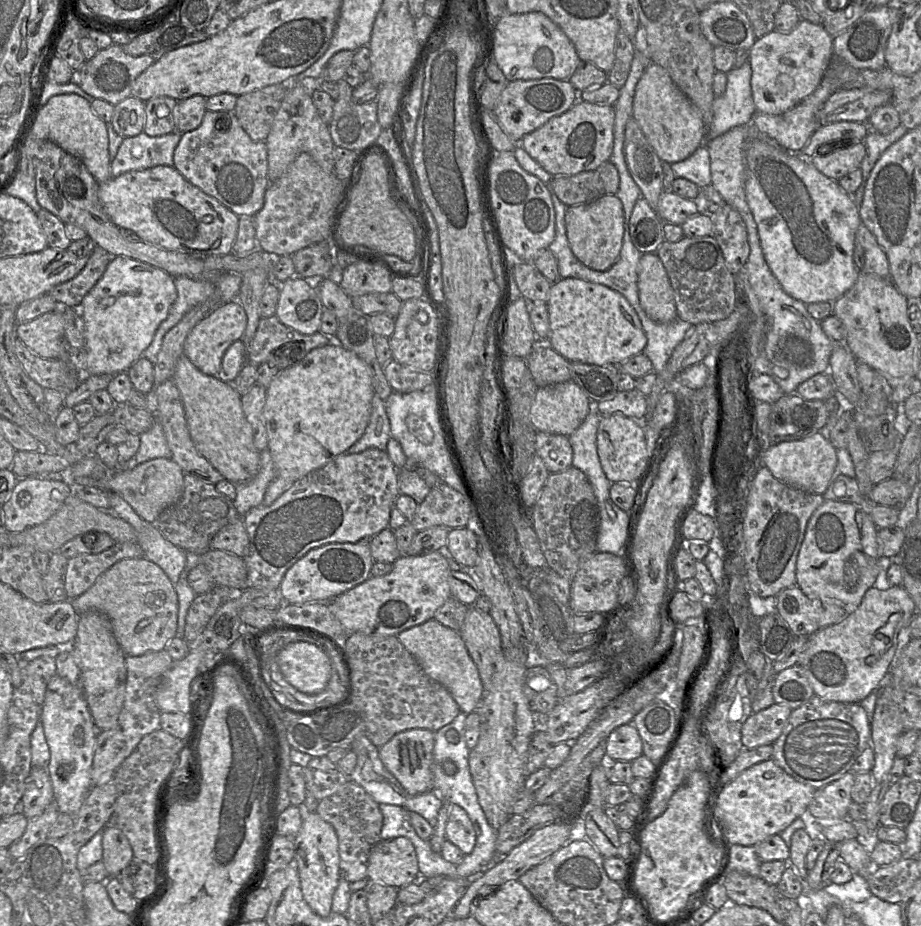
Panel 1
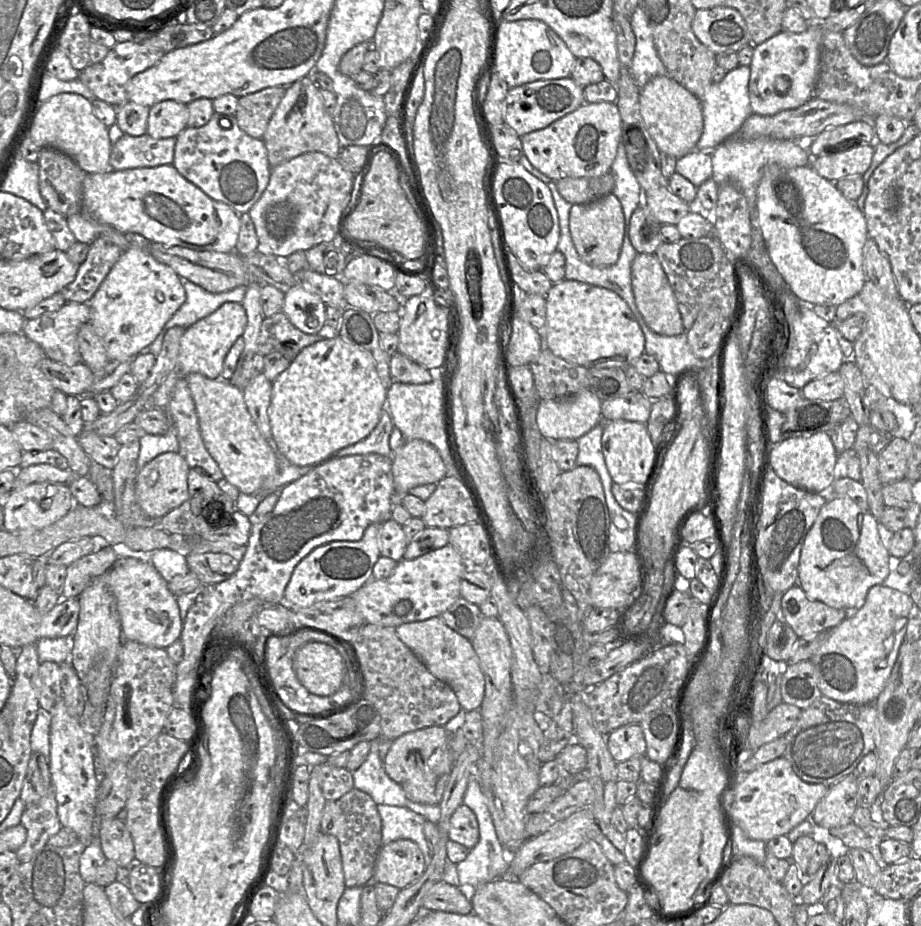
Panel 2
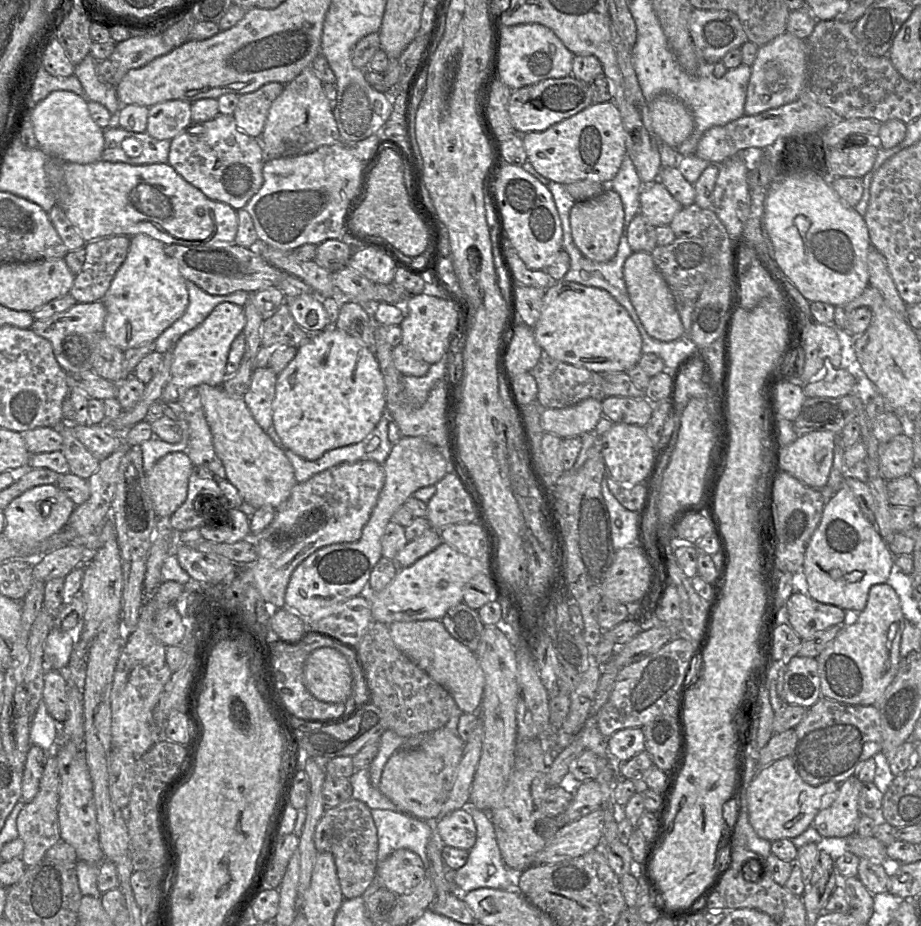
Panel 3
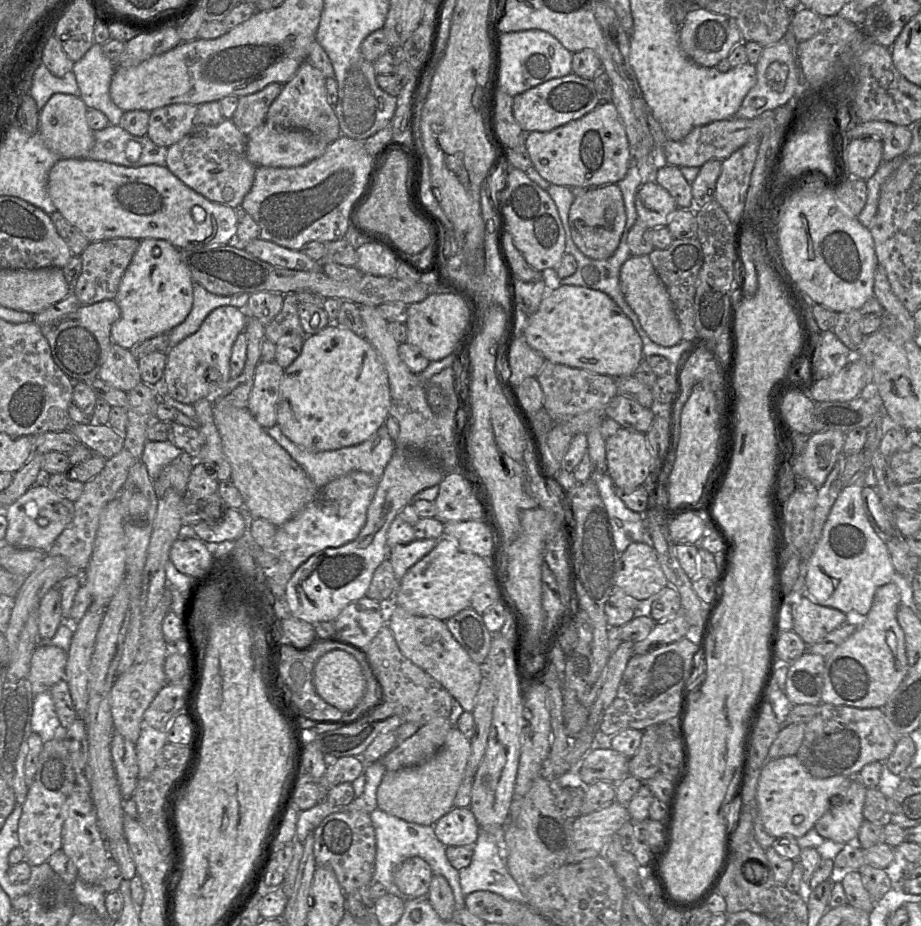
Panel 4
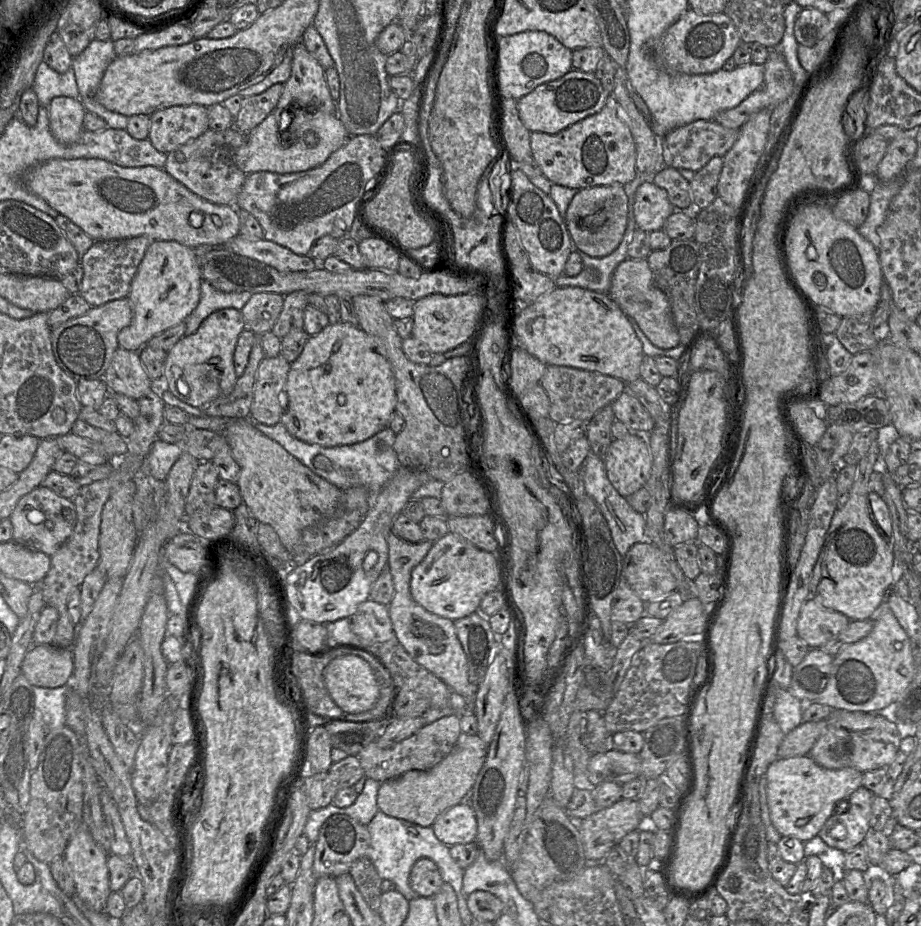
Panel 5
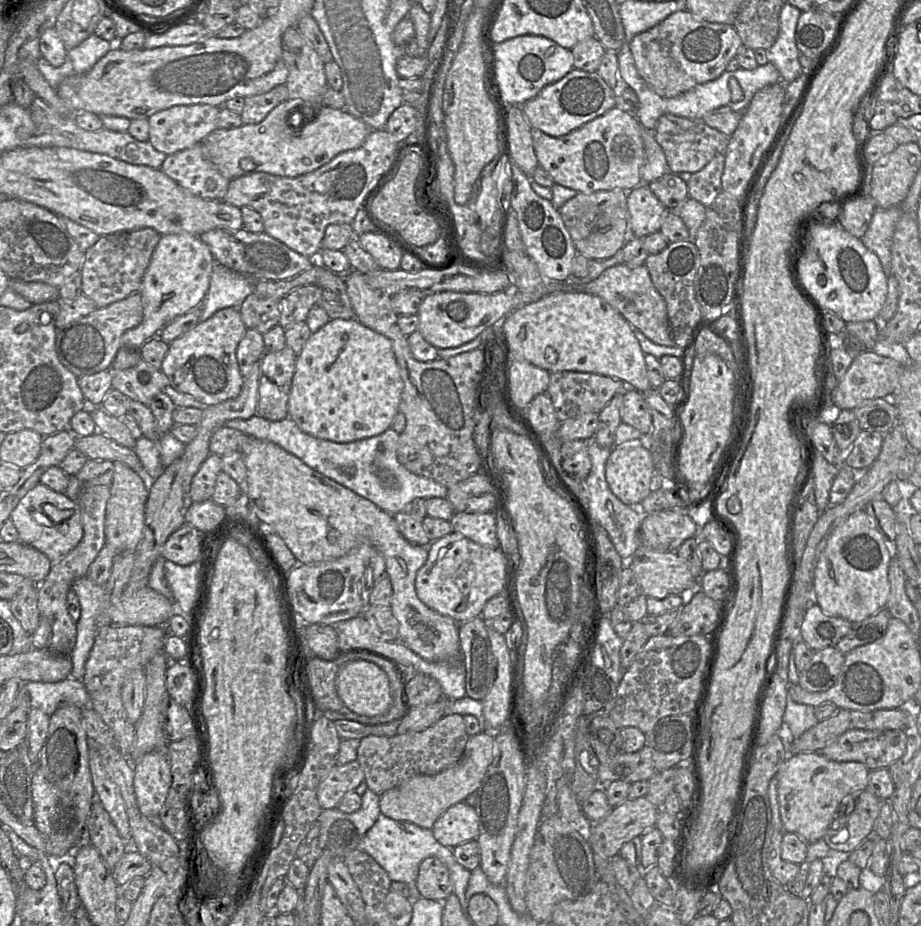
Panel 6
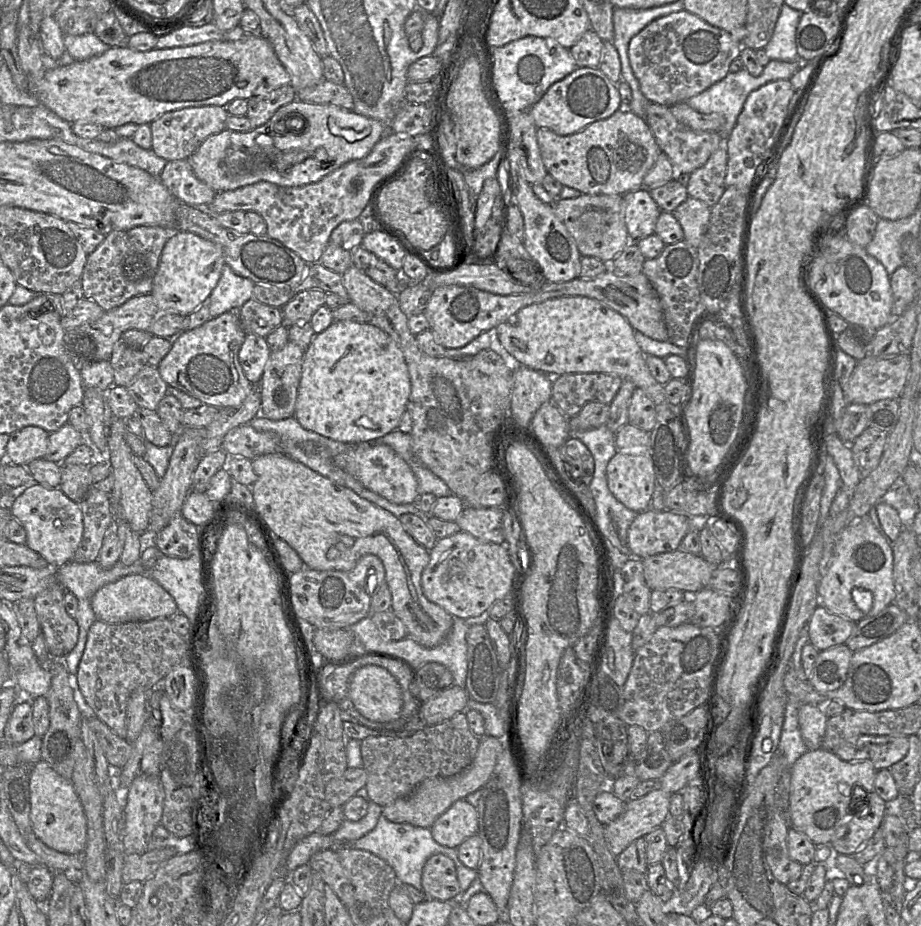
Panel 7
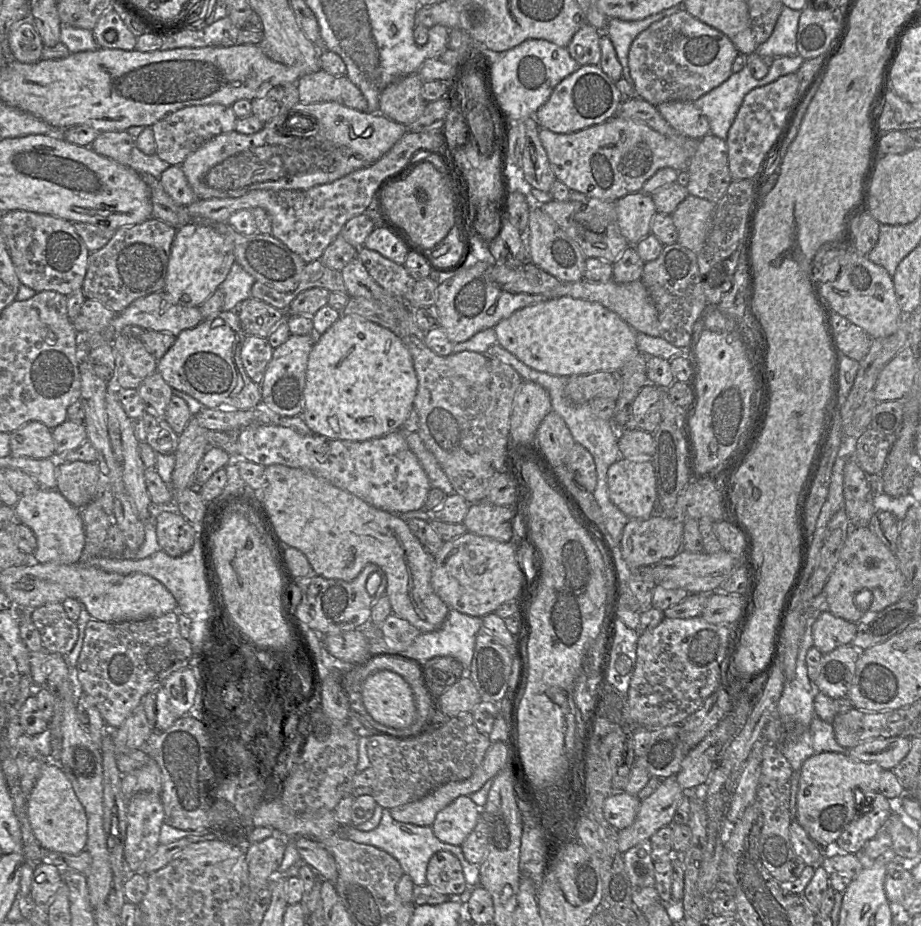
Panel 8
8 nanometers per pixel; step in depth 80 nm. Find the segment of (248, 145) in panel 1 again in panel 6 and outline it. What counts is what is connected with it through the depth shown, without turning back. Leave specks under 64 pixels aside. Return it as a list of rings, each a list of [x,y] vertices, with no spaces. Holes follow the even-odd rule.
[[[201,143],[167,155],[161,171],[193,195],[223,201],[230,180],[204,157]]]

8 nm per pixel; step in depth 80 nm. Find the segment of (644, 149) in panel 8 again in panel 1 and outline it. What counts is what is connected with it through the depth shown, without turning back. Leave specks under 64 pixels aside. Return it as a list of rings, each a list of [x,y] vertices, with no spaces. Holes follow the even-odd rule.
[[[577,100],[566,112],[526,134],[520,145],[551,176],[570,176],[594,170],[608,161],[613,149],[613,105]]]

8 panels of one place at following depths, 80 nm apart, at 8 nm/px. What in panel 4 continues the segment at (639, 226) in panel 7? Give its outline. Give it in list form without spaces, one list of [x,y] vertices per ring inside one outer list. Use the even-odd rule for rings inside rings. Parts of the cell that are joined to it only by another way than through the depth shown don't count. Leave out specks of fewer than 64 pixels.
[[[645,180],[636,191],[637,221],[649,229],[666,226],[676,209],[674,199],[654,180]]]

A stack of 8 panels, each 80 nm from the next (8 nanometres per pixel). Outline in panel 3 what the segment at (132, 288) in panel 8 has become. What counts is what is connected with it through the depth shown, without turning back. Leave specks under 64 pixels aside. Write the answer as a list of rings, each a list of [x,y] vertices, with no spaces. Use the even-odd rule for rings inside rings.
[[[117,235],[96,239],[85,244],[85,261],[75,276],[69,294],[78,303],[102,301],[124,260],[130,237]]]

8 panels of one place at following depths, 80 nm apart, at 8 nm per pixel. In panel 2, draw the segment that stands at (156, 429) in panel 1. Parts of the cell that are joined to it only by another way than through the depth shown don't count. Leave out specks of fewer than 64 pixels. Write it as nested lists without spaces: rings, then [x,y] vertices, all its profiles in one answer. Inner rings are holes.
[[[165,409],[161,410],[169,421],[169,429],[163,435],[145,434],[140,439],[140,453],[137,460],[138,472],[155,457],[163,453],[179,451],[177,430],[173,424],[173,419],[166,413]]]

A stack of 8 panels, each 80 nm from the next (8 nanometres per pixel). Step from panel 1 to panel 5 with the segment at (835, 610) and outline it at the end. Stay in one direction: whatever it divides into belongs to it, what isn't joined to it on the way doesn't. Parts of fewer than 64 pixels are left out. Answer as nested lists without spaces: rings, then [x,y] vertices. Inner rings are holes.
[[[809,598],[800,611],[797,636],[810,649],[817,649],[836,637],[849,623],[845,615],[822,608],[813,598]]]

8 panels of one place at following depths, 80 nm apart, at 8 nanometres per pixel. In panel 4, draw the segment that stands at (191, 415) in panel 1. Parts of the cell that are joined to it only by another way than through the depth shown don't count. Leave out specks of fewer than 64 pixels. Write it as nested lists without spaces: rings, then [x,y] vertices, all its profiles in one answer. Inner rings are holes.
[[[213,405],[213,418],[219,431],[224,454],[231,465],[230,480],[242,495],[244,506],[254,518],[262,518],[276,527],[293,518],[316,495],[317,488],[304,469],[273,439],[252,416],[248,408]]]

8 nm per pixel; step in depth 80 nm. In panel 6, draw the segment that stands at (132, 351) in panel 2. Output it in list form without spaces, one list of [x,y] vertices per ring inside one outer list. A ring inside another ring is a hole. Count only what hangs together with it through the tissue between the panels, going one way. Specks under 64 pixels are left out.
[[[189,234],[161,235],[139,290],[143,305],[142,322],[122,335],[122,346],[139,349],[177,317],[200,309],[215,263],[210,249],[199,237]]]

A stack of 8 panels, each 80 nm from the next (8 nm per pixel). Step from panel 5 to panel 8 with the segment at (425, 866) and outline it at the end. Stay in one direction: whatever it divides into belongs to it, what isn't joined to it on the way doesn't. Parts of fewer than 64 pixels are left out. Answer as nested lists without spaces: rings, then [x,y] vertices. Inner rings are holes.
[[[447,851],[435,853],[426,871],[427,884],[449,896],[460,896],[468,889],[459,860]]]

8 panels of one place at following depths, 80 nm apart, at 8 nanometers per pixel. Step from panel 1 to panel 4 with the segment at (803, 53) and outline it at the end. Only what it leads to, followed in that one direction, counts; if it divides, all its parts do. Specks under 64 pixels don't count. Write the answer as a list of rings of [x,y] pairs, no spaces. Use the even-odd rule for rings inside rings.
[[[781,40],[774,45],[764,47],[758,63],[757,82],[743,99],[735,118],[754,119],[766,111],[774,110],[788,102],[794,101],[804,90],[805,82],[797,56],[793,48]]]

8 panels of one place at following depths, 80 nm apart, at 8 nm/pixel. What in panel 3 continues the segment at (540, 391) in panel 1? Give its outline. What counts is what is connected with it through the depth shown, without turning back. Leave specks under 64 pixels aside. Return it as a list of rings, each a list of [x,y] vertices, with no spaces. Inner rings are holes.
[[[587,398],[567,408],[546,408],[541,415],[541,426],[545,433],[561,439],[580,437],[594,432],[602,416],[601,401]]]

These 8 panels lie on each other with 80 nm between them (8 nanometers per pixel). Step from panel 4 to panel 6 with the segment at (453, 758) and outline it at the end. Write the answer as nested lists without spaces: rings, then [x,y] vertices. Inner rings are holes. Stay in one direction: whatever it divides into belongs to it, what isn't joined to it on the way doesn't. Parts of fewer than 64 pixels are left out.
[[[480,732],[470,736],[461,759],[435,775],[416,775],[379,796],[380,811],[396,821],[408,821],[424,829],[432,829],[435,821],[452,805],[475,792],[493,761],[494,733]]]

